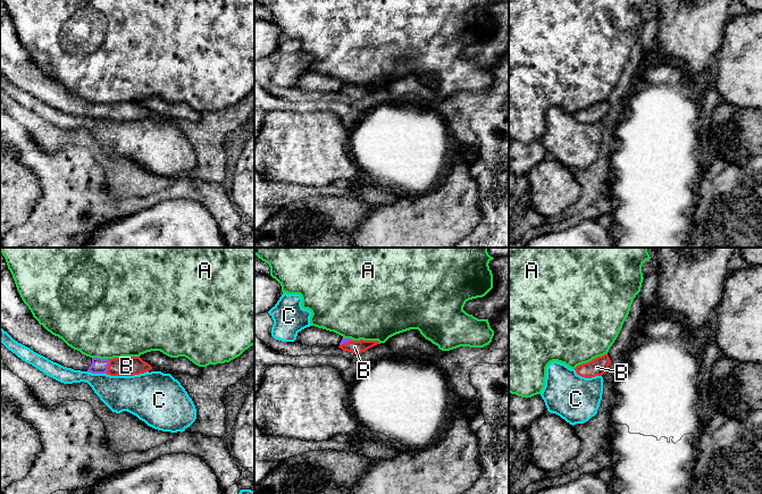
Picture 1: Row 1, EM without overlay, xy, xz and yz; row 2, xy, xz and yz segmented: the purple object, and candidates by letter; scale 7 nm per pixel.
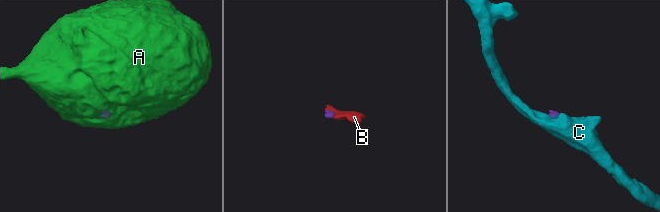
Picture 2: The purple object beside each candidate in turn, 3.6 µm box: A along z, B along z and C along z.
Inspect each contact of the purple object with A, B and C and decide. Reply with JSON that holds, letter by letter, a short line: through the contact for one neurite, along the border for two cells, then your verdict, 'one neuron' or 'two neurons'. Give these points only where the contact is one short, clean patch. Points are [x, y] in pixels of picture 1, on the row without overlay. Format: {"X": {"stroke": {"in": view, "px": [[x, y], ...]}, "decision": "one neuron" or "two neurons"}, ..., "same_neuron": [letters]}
{"A": {"stroke": {"in": "xy", "px": [[92, 102], [107, 105]]}, "decision": "two neurons"}, "B": {"decision": "one neuron"}, "C": {"stroke": {"in": "xy", "px": [[88, 116], [106, 119]]}, "decision": "two neurons"}, "same_neuron": ["B"]}

